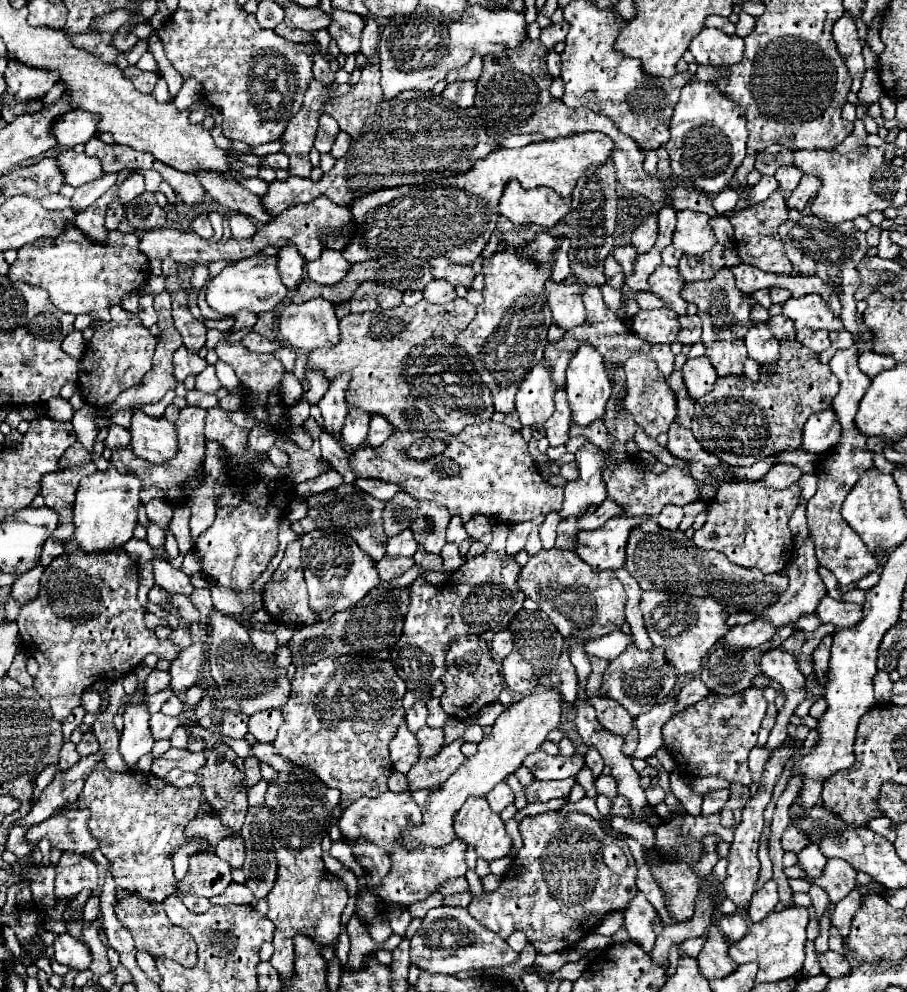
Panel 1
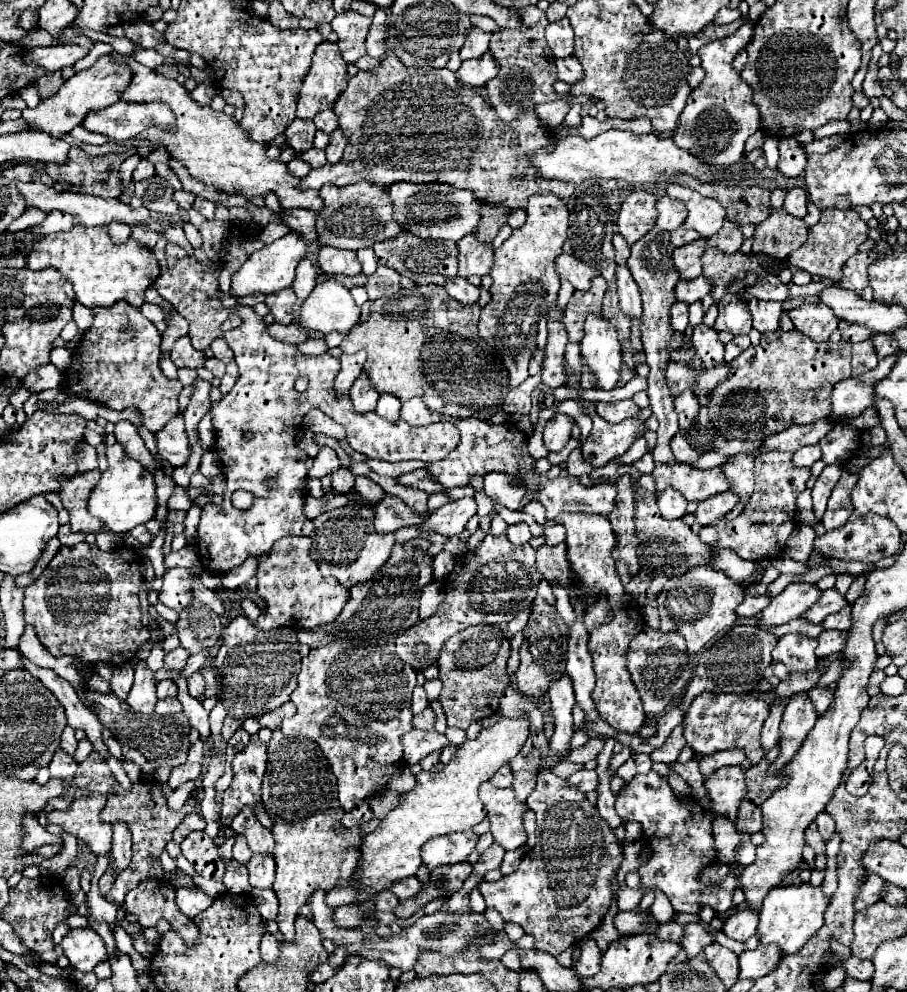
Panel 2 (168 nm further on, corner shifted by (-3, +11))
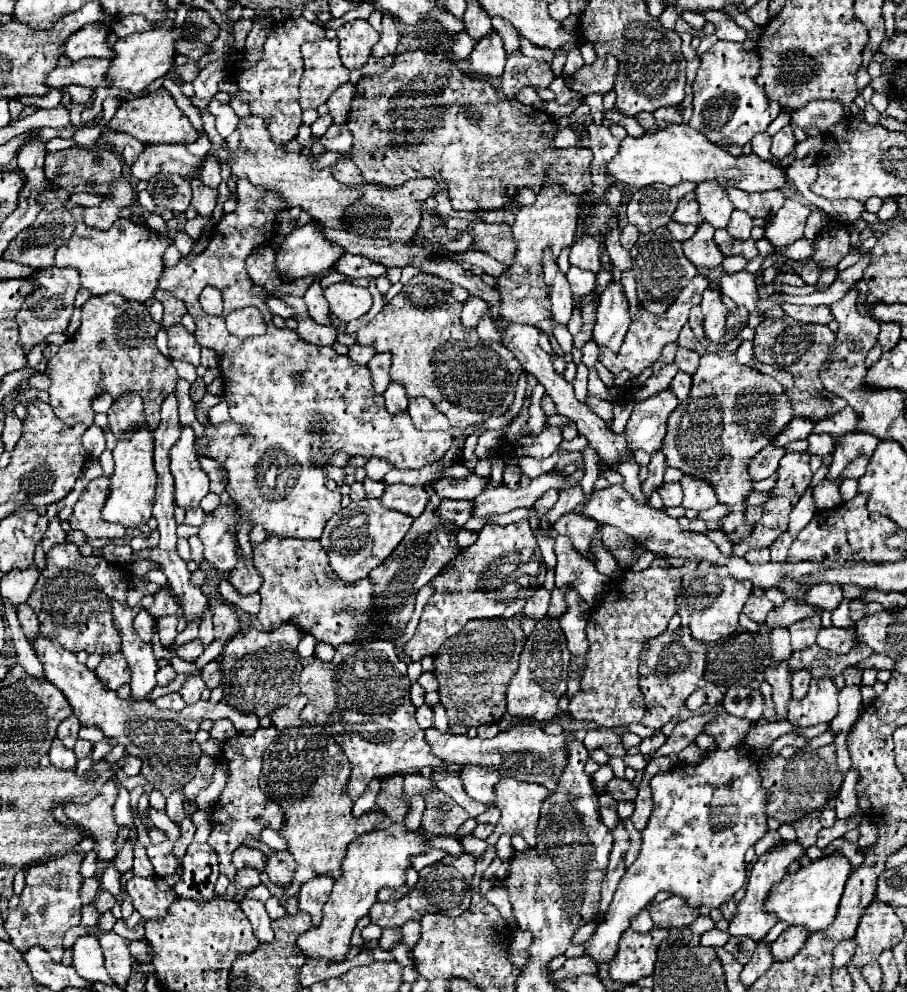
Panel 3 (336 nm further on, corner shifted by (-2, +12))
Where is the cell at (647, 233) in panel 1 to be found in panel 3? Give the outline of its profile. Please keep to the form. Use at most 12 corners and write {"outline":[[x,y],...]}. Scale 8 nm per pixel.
{"outline":[[689,192],[679,200],[673,220],[699,226],[699,204]]}

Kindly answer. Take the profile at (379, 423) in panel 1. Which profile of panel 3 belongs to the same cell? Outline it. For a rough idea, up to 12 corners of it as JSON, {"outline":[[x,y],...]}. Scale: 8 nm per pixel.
{"outline":[[391,382],[383,398],[391,414],[407,410],[405,388]]}

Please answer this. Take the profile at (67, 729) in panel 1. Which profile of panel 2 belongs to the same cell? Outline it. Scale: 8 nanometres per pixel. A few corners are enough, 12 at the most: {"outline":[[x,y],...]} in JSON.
{"outline":[[92,675],[86,685],[94,691],[110,693],[110,683]]}

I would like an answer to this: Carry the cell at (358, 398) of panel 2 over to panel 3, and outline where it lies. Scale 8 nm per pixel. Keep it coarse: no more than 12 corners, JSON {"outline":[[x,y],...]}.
{"outline":[[375,354],[371,370],[373,392],[383,394],[389,380],[391,356]]}

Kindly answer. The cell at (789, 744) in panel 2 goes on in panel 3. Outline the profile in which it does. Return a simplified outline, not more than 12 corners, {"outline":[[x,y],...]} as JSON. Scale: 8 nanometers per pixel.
{"outline":[[807,670],[793,674],[793,700],[807,696],[811,676]]}

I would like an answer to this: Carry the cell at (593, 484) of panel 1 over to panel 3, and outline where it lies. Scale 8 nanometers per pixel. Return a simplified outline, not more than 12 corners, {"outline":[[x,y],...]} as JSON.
{"outline":[[669,390],[635,402],[623,432],[629,448],[653,454],[677,408]]}

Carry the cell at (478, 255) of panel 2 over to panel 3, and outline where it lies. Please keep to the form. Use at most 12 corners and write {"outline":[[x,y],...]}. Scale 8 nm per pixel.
{"outline":[[453,220],[471,230],[473,246],[497,262],[513,264],[509,224]]}

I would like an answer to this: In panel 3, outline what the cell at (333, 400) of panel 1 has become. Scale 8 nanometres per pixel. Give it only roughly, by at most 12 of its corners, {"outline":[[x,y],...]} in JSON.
{"outline":[[353,344],[349,358],[365,366],[375,350],[369,346]]}

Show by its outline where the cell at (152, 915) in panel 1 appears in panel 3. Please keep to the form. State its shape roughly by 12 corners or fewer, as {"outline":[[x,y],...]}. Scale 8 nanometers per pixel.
{"outline":[[131,878],[127,894],[145,920],[161,920],[177,898],[165,878]]}

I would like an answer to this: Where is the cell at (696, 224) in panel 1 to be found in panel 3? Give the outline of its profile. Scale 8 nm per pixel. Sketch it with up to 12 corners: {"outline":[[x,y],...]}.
{"outline":[[723,186],[695,188],[701,220],[715,230],[729,224],[733,206]]}

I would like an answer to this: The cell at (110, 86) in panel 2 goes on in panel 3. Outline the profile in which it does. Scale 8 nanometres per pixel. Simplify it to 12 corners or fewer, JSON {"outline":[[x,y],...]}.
{"outline":[[183,28],[117,40],[109,88],[139,94],[169,72]]}

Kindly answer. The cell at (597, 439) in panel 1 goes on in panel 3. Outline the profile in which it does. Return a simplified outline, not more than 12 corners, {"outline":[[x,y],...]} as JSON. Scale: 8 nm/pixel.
{"outline":[[555,324],[555,338],[563,352],[573,350],[573,336],[565,326]]}

